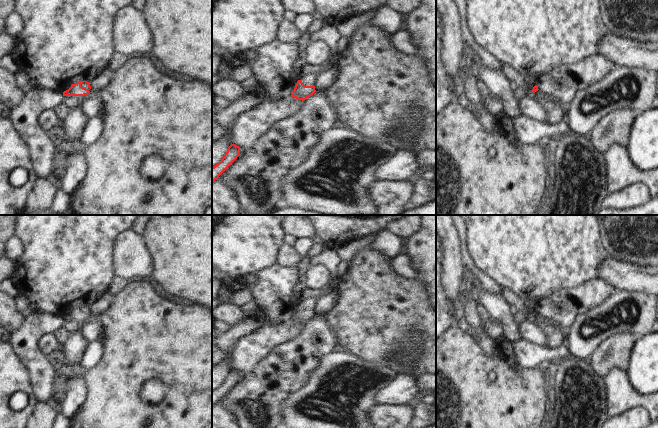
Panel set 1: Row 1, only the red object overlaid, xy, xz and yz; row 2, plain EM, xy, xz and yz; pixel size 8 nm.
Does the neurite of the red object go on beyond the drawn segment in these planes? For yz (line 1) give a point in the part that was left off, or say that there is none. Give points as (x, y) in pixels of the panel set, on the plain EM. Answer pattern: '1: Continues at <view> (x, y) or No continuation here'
1: No continuation here.

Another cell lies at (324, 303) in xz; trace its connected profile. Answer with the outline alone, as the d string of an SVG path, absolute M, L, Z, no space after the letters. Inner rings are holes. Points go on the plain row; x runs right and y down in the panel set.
M332 291L329 294L320 297L317 300L317 303L314 308L316 316L323 316L327 311L331 309L335 302L336 302L335 291Z

